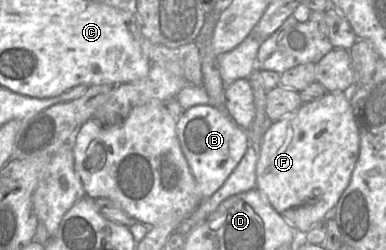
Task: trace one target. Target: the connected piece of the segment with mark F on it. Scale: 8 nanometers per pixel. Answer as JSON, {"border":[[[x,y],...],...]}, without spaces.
{"border":[[[349,91],[331,92],[303,103],[292,114],[273,122],[259,145],[256,188],[297,233],[306,234],[314,225],[323,224],[350,182],[358,160],[360,136],[349,97]]]}

